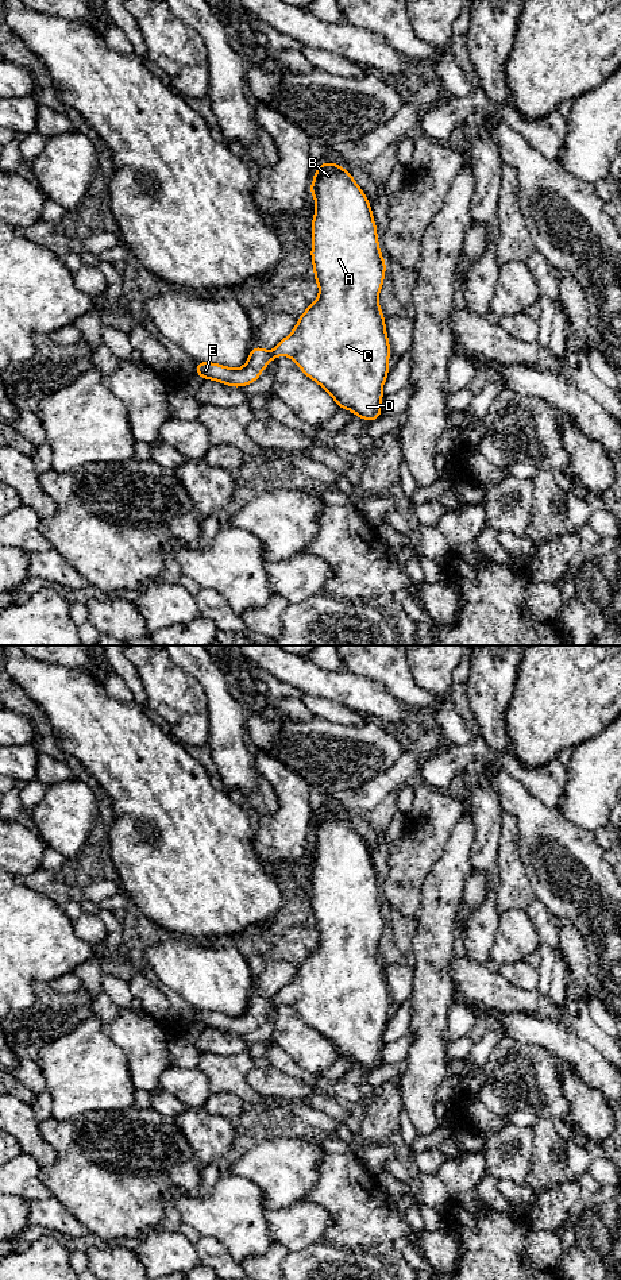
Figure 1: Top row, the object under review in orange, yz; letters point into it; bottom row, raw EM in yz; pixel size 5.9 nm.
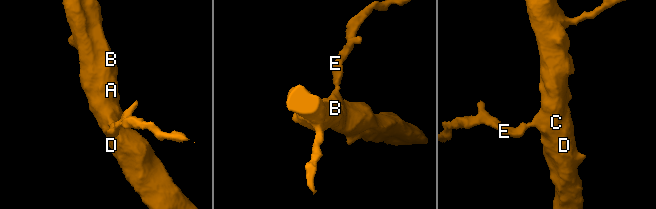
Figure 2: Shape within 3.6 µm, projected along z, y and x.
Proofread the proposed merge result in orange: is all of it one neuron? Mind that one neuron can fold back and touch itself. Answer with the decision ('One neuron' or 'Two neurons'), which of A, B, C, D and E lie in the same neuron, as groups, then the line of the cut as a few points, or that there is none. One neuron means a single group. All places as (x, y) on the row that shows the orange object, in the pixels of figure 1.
One neuron. Groups: A B C D E. No split

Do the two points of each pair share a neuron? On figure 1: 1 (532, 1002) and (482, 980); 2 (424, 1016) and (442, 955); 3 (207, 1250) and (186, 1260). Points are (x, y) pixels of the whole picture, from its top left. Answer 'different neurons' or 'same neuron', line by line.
1: same neuron
2: same neuron
3: different neurons

